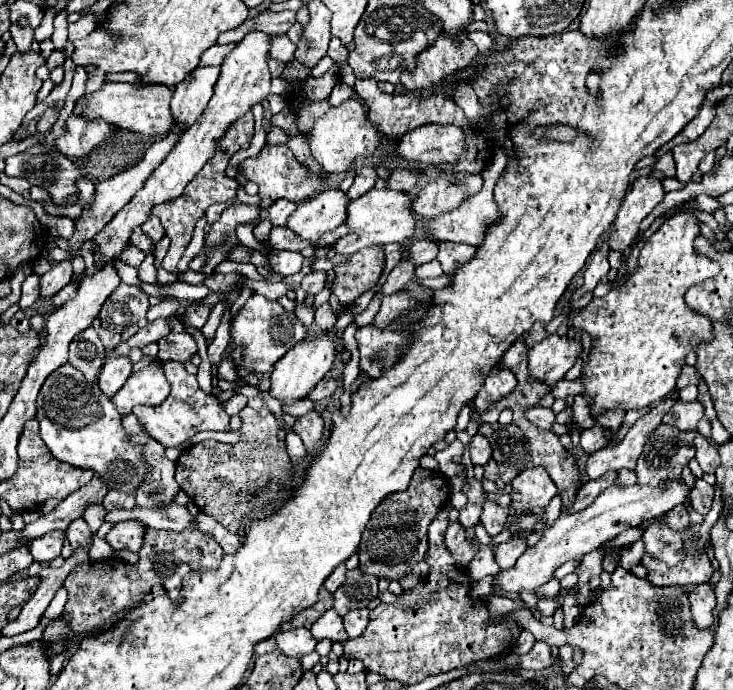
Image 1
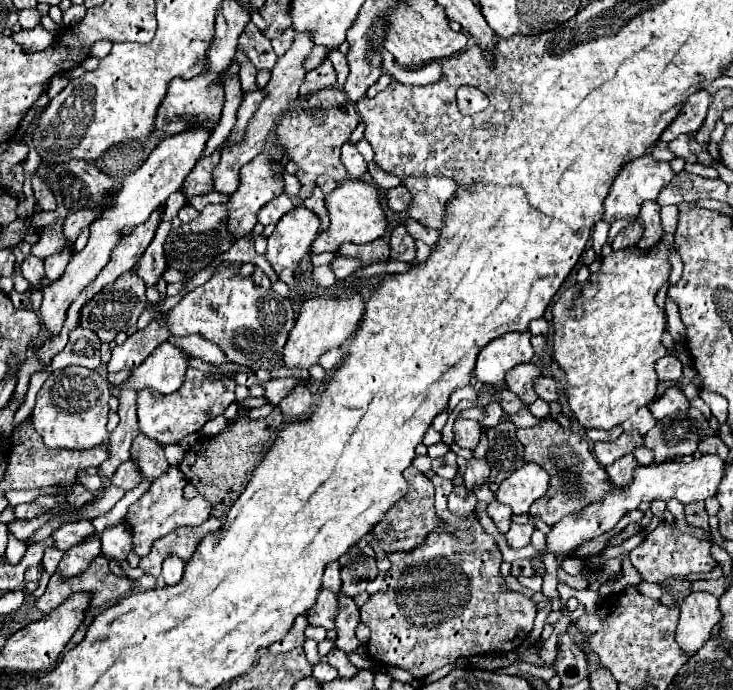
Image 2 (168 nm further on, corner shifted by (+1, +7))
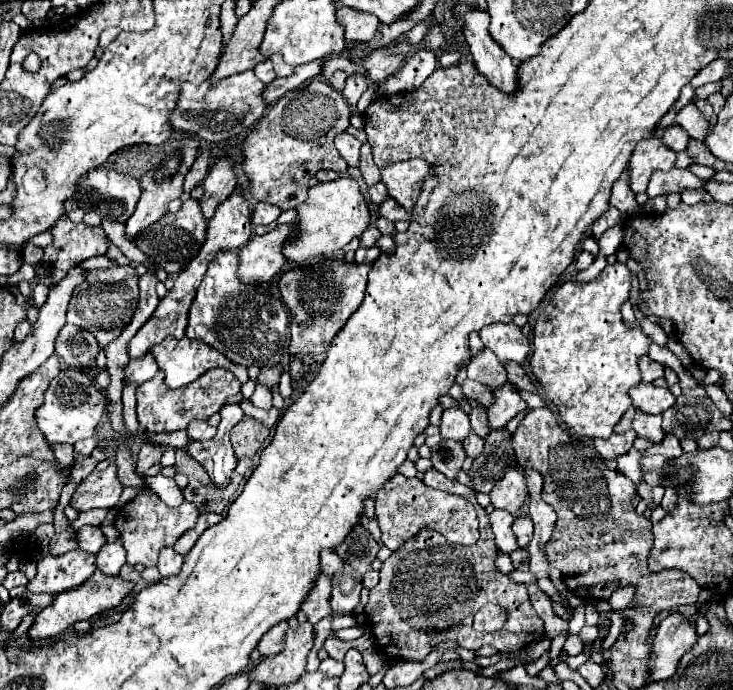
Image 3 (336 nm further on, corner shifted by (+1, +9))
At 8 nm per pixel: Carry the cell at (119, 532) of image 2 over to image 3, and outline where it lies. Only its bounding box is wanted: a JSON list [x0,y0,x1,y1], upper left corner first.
[97,540,125,576]

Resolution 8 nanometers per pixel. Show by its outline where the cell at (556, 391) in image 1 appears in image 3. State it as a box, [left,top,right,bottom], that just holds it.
[505,362,537,392]

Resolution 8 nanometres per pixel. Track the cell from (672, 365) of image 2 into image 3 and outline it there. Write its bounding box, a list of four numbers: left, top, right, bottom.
[639,354,663,382]

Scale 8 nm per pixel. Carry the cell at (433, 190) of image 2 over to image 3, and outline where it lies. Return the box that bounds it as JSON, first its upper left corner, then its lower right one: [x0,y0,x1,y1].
[381,158,429,212]

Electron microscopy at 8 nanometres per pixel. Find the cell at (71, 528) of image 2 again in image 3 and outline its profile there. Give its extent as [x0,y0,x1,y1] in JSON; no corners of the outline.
[77,526,105,554]

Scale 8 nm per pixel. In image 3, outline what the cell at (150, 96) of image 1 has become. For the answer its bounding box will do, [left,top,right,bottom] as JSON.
[173,70,265,142]

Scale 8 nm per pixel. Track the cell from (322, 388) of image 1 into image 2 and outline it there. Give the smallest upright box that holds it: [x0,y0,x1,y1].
[263,378,309,404]

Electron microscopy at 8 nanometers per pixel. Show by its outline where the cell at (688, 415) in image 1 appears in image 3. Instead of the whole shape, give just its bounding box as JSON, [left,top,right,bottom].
[629,384,675,414]

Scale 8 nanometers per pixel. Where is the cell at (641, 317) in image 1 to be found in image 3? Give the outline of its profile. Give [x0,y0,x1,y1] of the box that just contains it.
[531,262,651,438]

